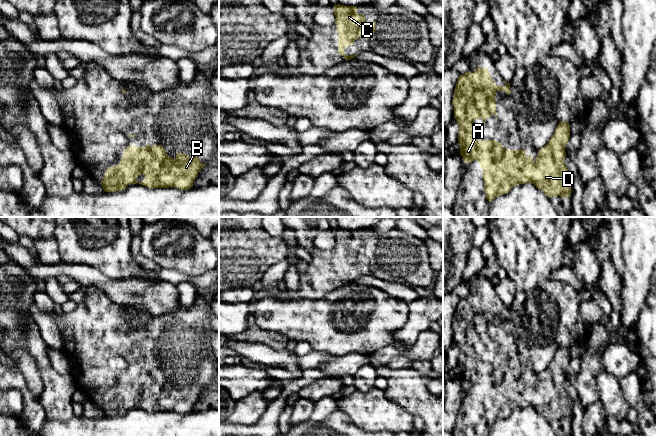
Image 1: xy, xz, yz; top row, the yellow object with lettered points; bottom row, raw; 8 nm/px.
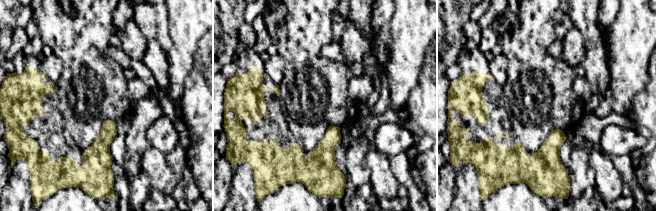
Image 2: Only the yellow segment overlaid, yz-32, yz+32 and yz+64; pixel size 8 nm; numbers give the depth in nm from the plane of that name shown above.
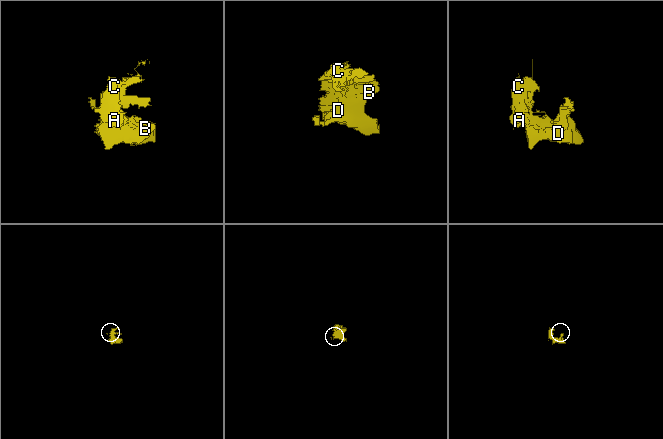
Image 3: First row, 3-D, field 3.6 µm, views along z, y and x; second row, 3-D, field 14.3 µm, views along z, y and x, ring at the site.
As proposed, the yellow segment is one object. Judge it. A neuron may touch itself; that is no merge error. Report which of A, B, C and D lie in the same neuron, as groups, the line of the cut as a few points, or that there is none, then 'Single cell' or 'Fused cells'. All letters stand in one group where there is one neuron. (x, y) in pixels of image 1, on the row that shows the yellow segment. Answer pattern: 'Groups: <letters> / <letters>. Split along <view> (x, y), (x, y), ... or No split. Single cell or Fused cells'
Groups: A B C D. No split. Single cell

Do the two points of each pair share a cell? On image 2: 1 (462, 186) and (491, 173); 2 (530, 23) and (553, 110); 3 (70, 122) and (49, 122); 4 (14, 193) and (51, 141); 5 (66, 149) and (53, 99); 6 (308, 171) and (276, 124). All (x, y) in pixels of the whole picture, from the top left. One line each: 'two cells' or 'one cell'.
1: one cell
2: one cell
3: two cells
4: one cell
5: one cell
6: one cell

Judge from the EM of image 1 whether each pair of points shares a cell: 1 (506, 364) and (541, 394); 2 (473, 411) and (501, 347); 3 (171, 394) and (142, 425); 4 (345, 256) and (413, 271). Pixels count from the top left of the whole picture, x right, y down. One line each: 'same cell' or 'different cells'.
1: same cell
2: same cell
3: different cells
4: same cell

